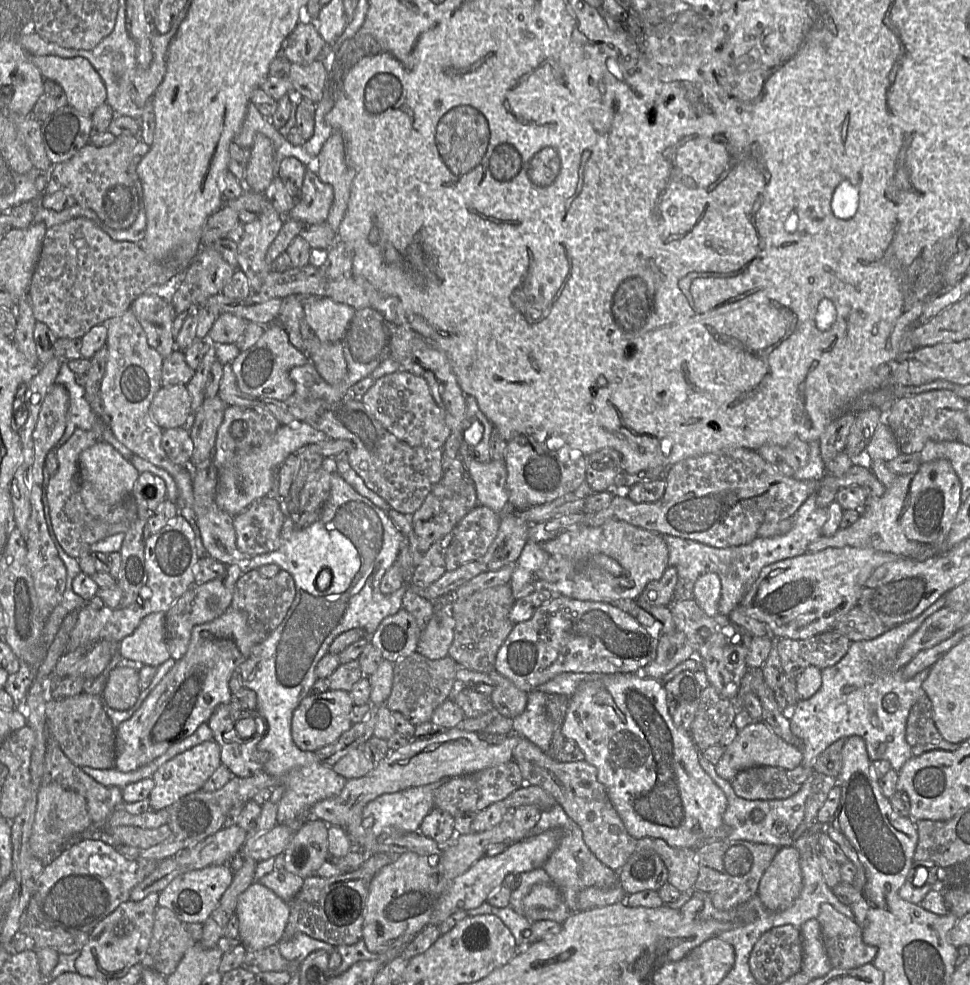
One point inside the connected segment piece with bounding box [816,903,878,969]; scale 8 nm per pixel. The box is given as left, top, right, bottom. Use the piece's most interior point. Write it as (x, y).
(842, 937)

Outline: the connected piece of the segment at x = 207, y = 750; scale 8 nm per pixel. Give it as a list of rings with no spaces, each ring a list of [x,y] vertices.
[[[215,740],[205,741],[175,756],[152,775],[155,786],[148,799],[150,810],[159,811],[170,807],[183,796],[201,790],[206,781],[221,765],[221,747]]]

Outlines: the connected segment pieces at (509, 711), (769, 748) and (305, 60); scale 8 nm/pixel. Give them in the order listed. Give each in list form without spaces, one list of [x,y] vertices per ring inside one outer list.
[[[495,670],[488,675],[495,683],[495,689],[489,698],[496,714],[511,719],[520,715],[526,708],[528,693],[518,689]]]
[[[752,721],[738,730],[734,740],[725,748],[722,757],[715,764],[715,770],[720,777],[731,782],[740,771],[753,766],[775,766],[788,770],[801,765],[802,759],[801,747],[784,741],[765,722]]]
[[[316,22],[298,23],[292,33],[282,42],[280,55],[292,64],[307,65],[318,59],[326,45],[318,33]]]

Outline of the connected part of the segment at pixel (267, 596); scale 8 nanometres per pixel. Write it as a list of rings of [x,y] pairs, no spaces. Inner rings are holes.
[[[257,569],[243,572],[235,584],[230,607],[244,612],[254,631],[272,633],[283,621],[295,598],[295,582],[291,574],[281,569],[275,576],[265,578]]]

